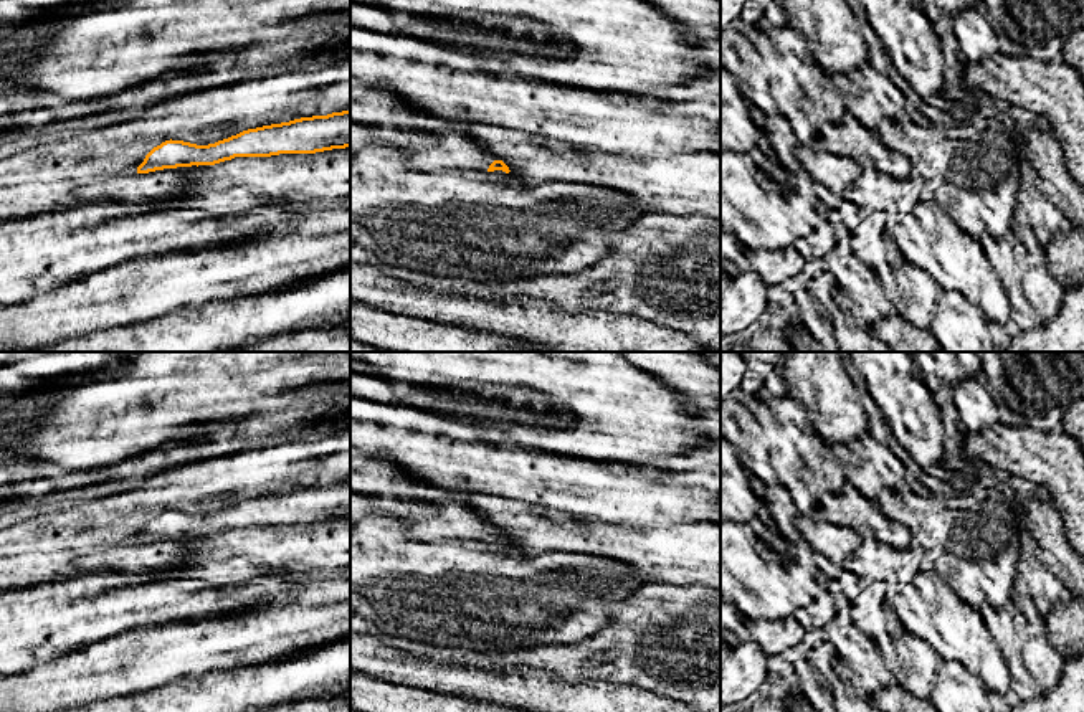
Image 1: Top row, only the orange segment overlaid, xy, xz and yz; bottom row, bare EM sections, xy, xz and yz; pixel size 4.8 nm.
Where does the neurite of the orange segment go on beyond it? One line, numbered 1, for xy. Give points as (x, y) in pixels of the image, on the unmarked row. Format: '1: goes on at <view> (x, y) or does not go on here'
1: does not go on here

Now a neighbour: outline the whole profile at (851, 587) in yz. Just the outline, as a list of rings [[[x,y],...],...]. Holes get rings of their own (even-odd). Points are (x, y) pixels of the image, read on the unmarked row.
[[[816,570],[813,577],[818,581],[820,588],[834,598],[844,596],[846,600],[854,600],[864,588],[854,573],[846,570],[838,580],[826,577],[820,570]]]

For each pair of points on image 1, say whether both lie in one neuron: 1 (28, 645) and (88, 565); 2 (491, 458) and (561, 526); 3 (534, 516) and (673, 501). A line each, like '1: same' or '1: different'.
1: different
2: different
3: different

